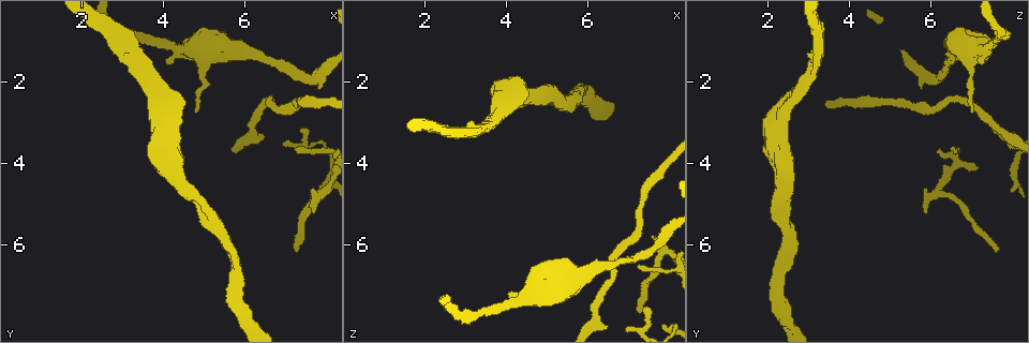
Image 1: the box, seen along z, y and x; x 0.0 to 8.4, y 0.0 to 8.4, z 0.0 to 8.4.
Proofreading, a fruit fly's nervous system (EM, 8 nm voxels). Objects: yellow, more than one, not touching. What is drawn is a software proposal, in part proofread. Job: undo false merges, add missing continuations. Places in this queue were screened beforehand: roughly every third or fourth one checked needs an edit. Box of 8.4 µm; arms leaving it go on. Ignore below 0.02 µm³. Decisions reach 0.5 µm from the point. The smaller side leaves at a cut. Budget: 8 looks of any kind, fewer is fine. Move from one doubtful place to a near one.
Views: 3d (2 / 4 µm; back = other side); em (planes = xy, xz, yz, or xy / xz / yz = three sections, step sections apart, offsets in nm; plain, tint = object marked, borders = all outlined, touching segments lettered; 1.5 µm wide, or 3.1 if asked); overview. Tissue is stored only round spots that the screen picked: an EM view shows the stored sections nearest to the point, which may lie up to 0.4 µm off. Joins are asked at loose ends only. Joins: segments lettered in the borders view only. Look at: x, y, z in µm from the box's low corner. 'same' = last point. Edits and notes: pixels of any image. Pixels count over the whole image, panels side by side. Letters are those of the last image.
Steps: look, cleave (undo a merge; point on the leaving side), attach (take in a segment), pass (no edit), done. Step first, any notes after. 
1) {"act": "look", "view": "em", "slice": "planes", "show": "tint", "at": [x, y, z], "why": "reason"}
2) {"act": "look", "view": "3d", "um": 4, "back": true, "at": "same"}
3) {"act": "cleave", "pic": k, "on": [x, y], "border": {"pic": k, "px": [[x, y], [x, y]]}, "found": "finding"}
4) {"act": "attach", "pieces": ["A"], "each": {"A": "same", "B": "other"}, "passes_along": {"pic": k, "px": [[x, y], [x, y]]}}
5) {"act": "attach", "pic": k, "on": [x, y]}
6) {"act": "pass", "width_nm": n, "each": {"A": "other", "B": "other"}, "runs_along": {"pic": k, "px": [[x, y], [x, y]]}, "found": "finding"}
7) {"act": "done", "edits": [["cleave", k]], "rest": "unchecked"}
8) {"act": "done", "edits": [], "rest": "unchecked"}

{"act": "look", "view": "3d", "um": 4, "back": true, "at": [7.25, 6.15, 7.65], "why": "branch stops here"}

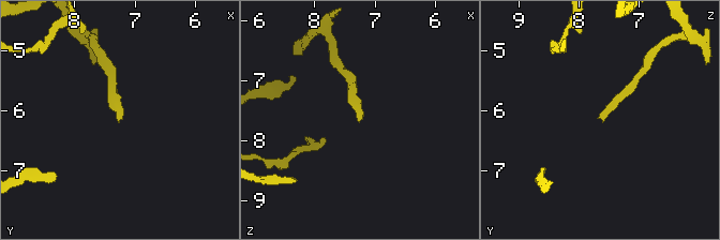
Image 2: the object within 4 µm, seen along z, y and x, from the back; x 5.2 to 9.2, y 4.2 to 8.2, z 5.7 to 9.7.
{"act": "look", "view": "em", "slice": "planes", "show": "borders", "at": [7.25, 6.20, 7.60]}

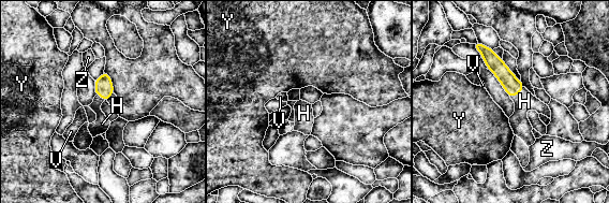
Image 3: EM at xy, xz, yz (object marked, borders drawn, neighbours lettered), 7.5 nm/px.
{"act": "attach", "pieces": ["H"], "each": {"H": "same", "V": "other", "Y": "other", "Z": "other"}, "found": "the cell continues"}

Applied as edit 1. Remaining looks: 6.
{"act": "look", "view": "3d", "um": 2, "back": true, "at": [3.15, 1.45, 3.15]}

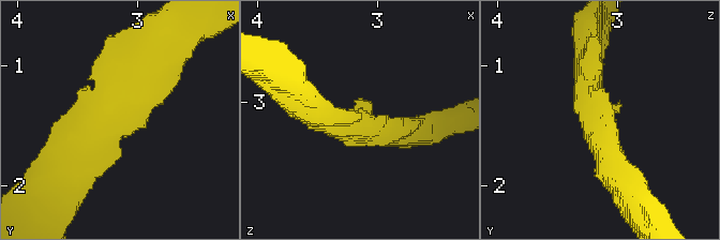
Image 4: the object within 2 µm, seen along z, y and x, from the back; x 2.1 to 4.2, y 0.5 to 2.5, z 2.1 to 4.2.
{"act": "look", "view": "em", "slice": "planes", "show": "borders", "at": [3.20, 1.44, 3.20]}

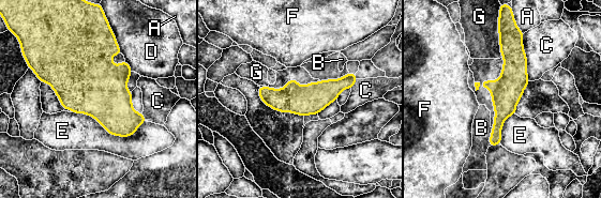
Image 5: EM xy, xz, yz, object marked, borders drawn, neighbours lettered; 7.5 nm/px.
{"act": "pass", "longest_contact_nm": ["E", 550], "each": {"A": "other", "B": "other", "C": "other", "D": "other", "E": "other", "F": "other", "G": "other"}, "runs_along": {"pic": 5, "px": [[511, 33], [511, 85], [492, 142]]}, "found": "continuous, no second cell"}

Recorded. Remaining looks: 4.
{"act": "done", "edits": [["attach", 3]], "rest": "unchecked"}

